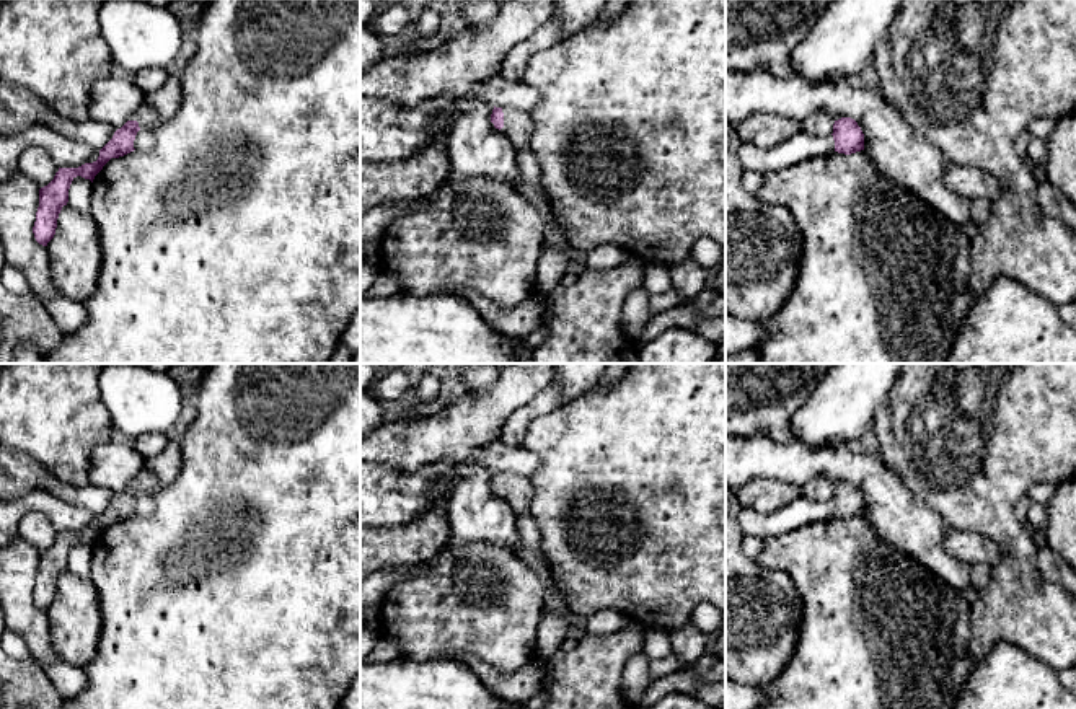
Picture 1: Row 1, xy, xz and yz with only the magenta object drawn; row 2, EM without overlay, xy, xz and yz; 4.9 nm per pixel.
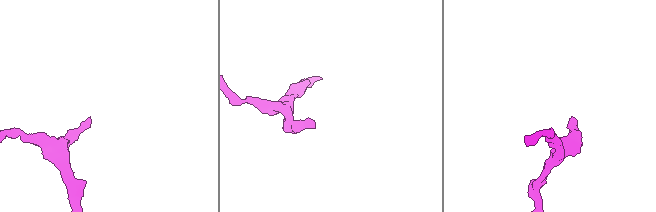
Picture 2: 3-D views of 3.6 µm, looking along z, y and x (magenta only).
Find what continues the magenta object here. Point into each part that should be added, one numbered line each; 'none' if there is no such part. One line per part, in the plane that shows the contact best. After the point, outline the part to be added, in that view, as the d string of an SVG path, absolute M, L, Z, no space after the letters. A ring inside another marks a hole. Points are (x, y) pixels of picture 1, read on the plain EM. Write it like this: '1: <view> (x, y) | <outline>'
1: xz (517, 489) | M502 473L502 478L504 492L501 494L501 497L504 497L510 504L515 513L527 512L530 509L533 495L530 478L514 473Z

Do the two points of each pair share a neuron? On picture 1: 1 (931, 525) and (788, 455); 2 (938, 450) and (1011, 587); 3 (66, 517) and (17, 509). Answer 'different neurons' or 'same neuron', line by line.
1: same neuron
2: same neuron
3: same neuron

